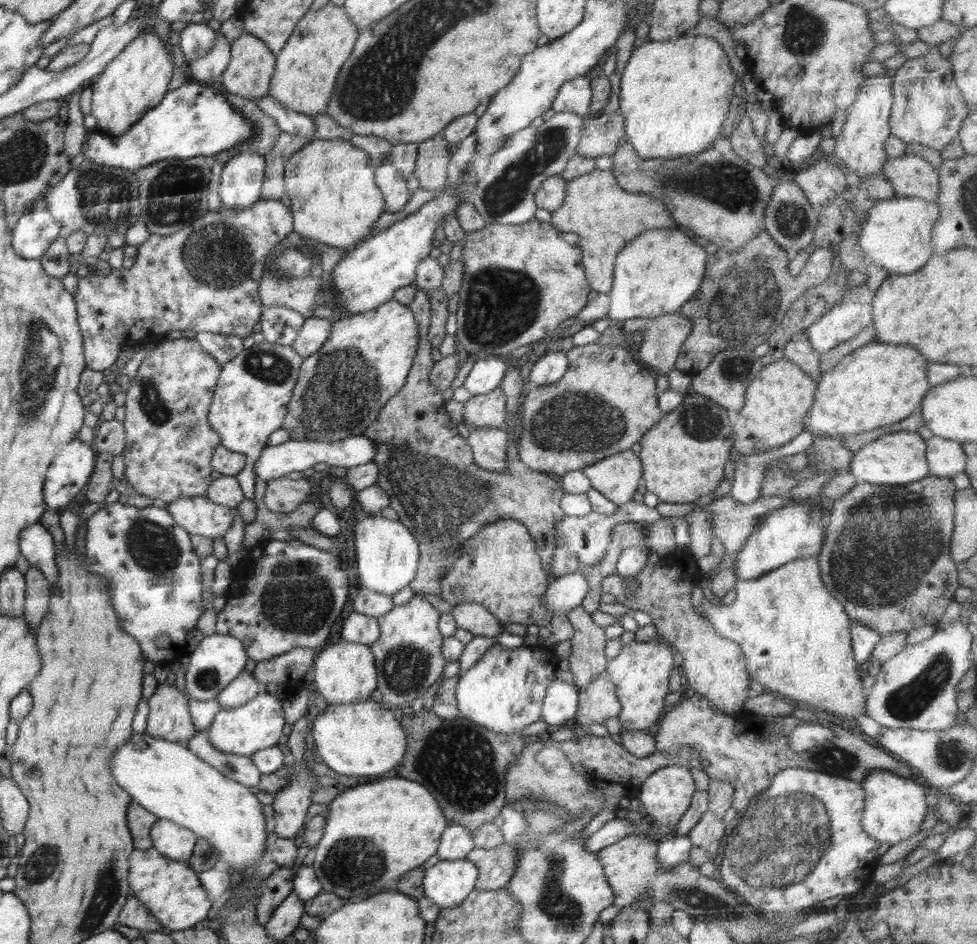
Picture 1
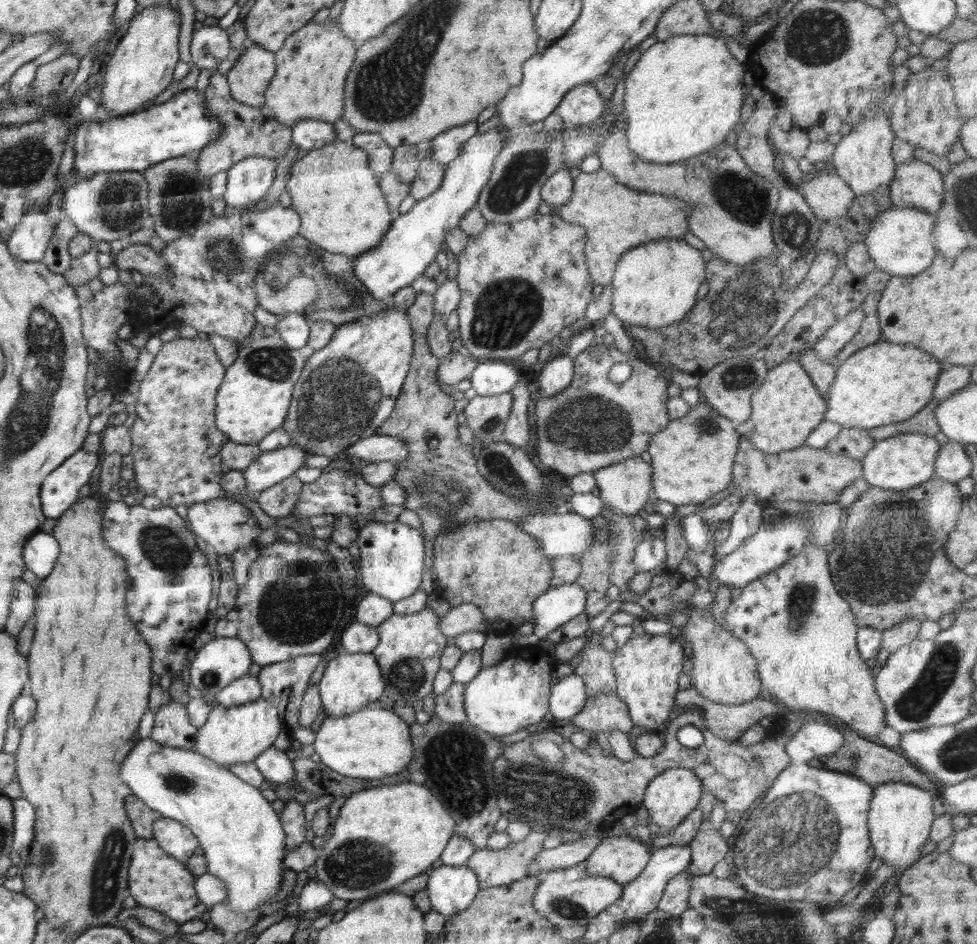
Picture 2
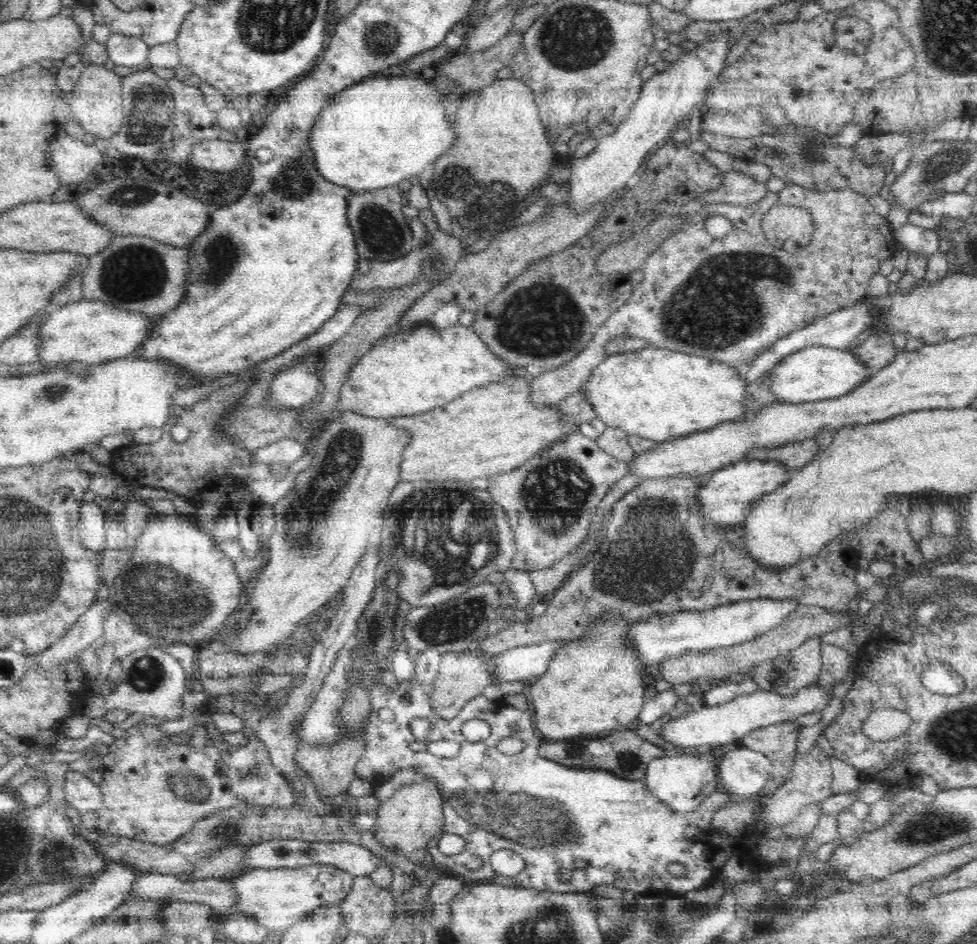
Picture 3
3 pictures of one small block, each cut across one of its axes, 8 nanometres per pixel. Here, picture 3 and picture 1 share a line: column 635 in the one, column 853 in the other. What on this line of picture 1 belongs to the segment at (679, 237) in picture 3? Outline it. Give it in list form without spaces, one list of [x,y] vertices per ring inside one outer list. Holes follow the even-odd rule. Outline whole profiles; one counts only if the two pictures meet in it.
[[[866,284],[848,287],[844,300],[830,308],[805,333],[813,350],[820,355],[851,340],[866,326],[873,324],[872,302],[875,292]]]

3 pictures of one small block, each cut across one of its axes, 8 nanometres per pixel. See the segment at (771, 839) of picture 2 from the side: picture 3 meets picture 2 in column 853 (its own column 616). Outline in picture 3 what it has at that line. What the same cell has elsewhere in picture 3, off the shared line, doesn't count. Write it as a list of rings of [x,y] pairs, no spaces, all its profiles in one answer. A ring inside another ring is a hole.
[[[348,646],[342,648],[338,652],[338,658],[334,660],[334,666],[330,668],[330,672],[324,678],[324,684],[320,688],[320,692],[316,694],[314,702],[310,704],[310,708],[304,712],[304,718],[296,724],[296,733],[300,737],[300,745],[331,745],[343,739],[349,730],[339,722],[337,714],[341,709],[342,703],[349,695],[352,685],[358,683],[368,683],[370,685],[370,705],[372,712],[368,716],[368,720],[364,722],[362,732],[352,730],[354,733],[360,733],[366,739],[366,750],[362,754],[362,758],[358,760],[355,777],[360,779],[368,779],[372,786],[377,788],[390,780],[393,775],[401,768],[415,767],[420,773],[420,778],[434,779],[440,787],[442,793],[442,806],[445,817],[445,824],[441,834],[456,834],[465,842],[465,851],[458,854],[446,855],[437,849],[438,842],[435,840],[427,844],[426,851],[428,859],[434,863],[438,860],[444,870],[452,868],[454,876],[461,876],[467,879],[466,882],[482,882],[488,880],[490,882],[501,882],[509,888],[536,889],[540,891],[550,891],[558,893],[585,893],[591,895],[593,888],[599,886],[612,886],[620,890],[635,892],[637,897],[647,901],[660,900],[663,898],[663,892],[694,892],[704,888],[715,878],[716,873],[721,872],[722,867],[726,864],[728,858],[736,856],[742,862],[749,865],[753,873],[766,872],[770,866],[780,864],[780,860],[787,862],[790,868],[790,880],[796,883],[795,891],[802,885],[801,874],[799,874],[798,860],[800,860],[800,852],[804,850],[804,844],[807,842],[806,837],[789,838],[788,836],[780,836],[778,840],[769,840],[762,832],[750,833],[744,832],[730,835],[730,838],[723,838],[719,832],[711,828],[714,813],[721,810],[725,804],[732,802],[730,793],[717,790],[706,798],[700,804],[700,807],[693,812],[676,813],[670,805],[662,803],[650,789],[646,789],[646,783],[642,780],[626,780],[622,777],[614,775],[614,773],[596,769],[596,770],[578,770],[578,768],[568,768],[562,766],[553,760],[542,758],[539,755],[540,738],[536,736],[533,726],[533,717],[531,710],[520,711],[508,704],[500,704],[496,706],[497,701],[489,701],[484,695],[476,696],[470,702],[466,702],[462,706],[462,710],[450,718],[444,720],[437,714],[433,713],[430,704],[430,695],[433,693],[433,682],[438,674],[438,662],[434,662],[434,656],[430,652],[419,652],[414,658],[416,665],[416,682],[414,684],[399,684],[396,690],[391,691],[377,680],[377,678],[367,678],[363,674],[357,674],[351,654],[354,648]],[[382,710],[392,710],[394,718],[391,722],[380,719],[377,712]],[[414,718],[425,718],[430,720],[433,725],[433,731],[424,738],[418,740],[416,735],[410,731],[410,722]],[[480,719],[490,725],[490,736],[486,740],[480,742],[470,742],[462,736],[461,728],[467,720]],[[517,737],[525,741],[525,747],[516,755],[506,755],[498,750],[498,742],[502,738]],[[438,740],[454,740],[460,744],[458,754],[452,758],[445,758],[433,755],[426,750],[426,746],[430,742],[438,742]],[[508,849],[519,854],[524,860],[524,869],[514,878],[506,877],[501,879],[490,865],[490,856],[498,850]],[[478,856],[483,860],[483,865],[477,870],[469,870],[464,864],[472,858]],[[576,860],[586,862],[588,868],[584,871],[578,871],[574,867]],[[676,862],[684,866],[685,872],[680,877],[671,875],[668,866]],[[561,868],[567,868],[572,871],[572,879],[568,884],[559,882],[557,875]]]

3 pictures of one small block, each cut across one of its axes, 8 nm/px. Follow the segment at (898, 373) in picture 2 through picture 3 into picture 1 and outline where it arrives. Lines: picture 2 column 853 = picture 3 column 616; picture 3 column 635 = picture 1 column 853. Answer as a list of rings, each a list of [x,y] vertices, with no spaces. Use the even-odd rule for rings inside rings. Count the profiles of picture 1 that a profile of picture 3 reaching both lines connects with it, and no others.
[[[877,340],[869,343],[844,358],[839,358],[837,364],[829,372],[823,374],[817,383],[813,406],[804,420],[804,430],[812,432],[815,437],[846,436],[844,445],[855,453],[862,446],[884,436],[898,431],[919,432],[924,426],[922,419],[921,400],[933,388],[926,380],[928,360],[910,346],[879,343]]]

